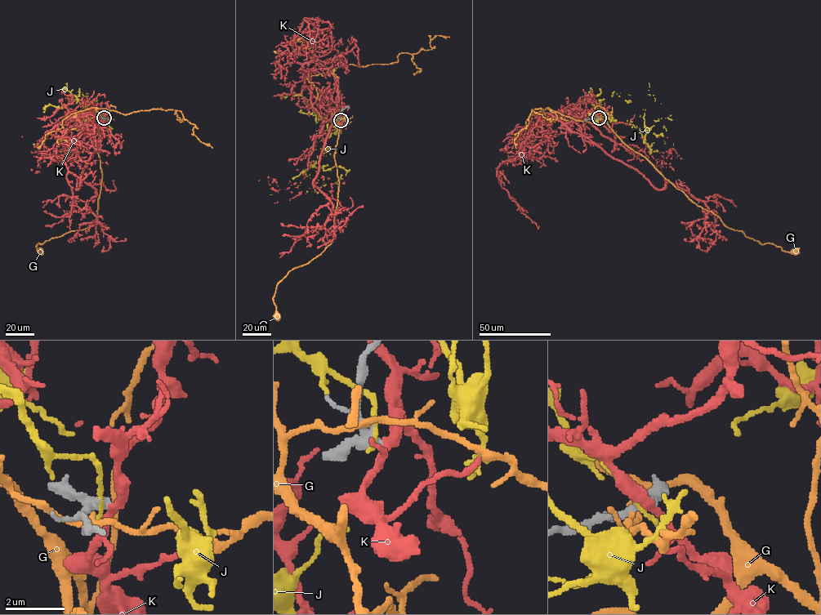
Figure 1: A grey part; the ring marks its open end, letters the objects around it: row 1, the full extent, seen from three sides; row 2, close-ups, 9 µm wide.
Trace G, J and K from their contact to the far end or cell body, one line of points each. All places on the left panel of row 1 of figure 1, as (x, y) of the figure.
G: (103, 118), (99, 117), (102, 127), (97, 150), (102, 178), (94, 222), (83, 229), (39, 242), (39, 251)
J: (103, 118), (98, 109), (100, 114), (92, 120), (77, 99), (82, 92), (73, 95), (65, 90), (66, 82)
K: (104, 118), (86, 111), (101, 135), (76, 189), (95, 189), (87, 205), (97, 220), (69, 242)

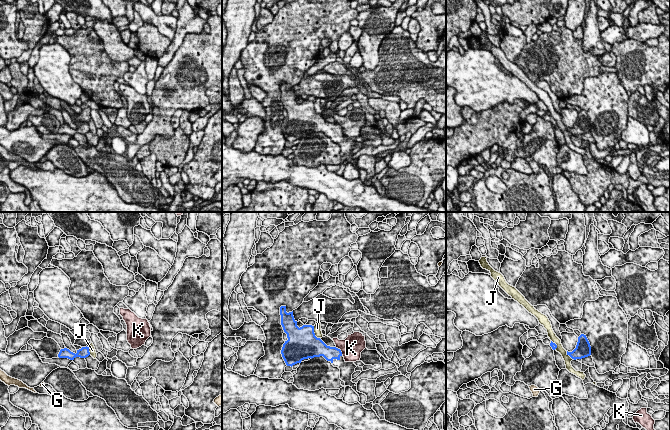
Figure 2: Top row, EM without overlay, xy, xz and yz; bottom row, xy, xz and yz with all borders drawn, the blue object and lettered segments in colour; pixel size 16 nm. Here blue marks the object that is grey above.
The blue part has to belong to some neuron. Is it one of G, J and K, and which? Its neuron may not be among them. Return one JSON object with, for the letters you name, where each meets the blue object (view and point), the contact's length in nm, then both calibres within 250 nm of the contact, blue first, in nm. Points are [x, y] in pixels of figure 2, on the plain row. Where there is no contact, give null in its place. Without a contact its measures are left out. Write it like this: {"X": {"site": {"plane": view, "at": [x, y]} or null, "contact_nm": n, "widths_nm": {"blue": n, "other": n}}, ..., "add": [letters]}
{"add": []}

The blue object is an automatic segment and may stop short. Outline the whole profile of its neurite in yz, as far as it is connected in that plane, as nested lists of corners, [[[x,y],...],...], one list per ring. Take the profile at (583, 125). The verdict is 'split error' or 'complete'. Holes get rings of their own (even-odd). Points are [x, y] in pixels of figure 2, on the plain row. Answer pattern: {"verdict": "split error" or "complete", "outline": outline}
{"verdict": "complete", "outline": [[[581,110],[578,113],[576,124],[572,128],[567,127],[567,131],[574,136],[582,135],[591,131],[591,122],[586,111]]]}

